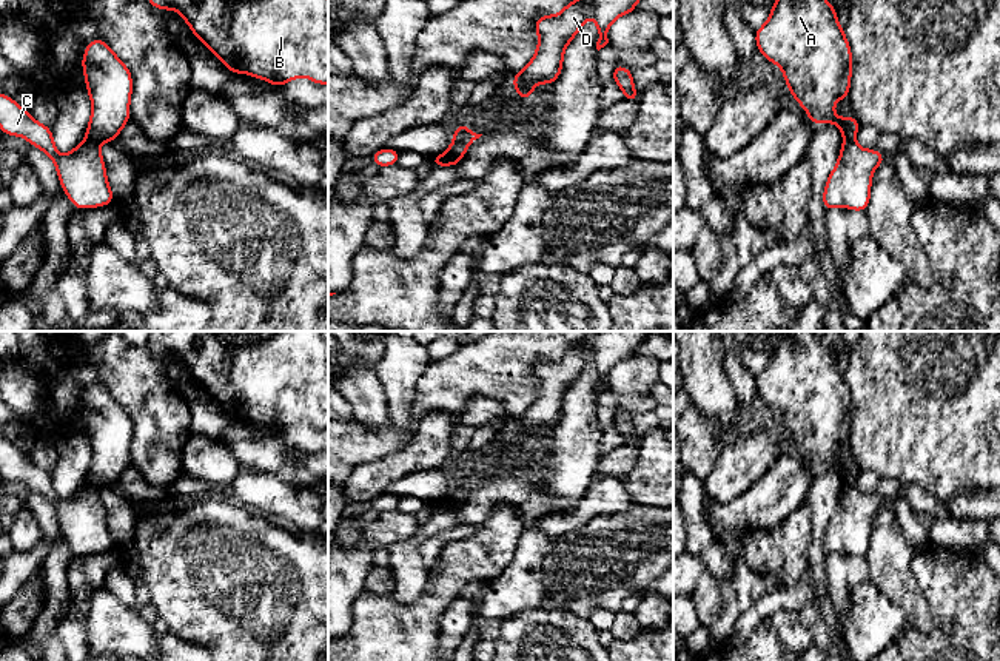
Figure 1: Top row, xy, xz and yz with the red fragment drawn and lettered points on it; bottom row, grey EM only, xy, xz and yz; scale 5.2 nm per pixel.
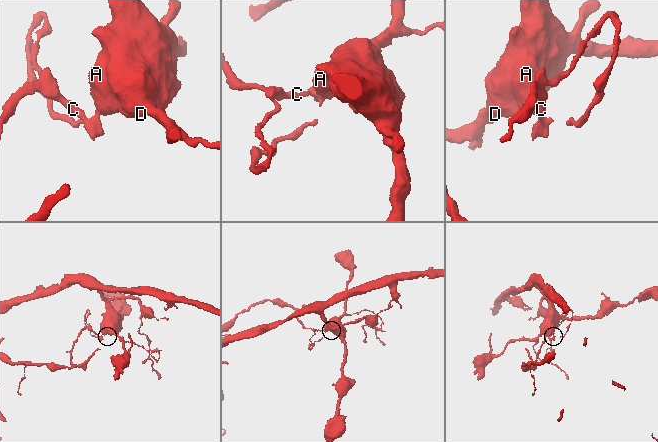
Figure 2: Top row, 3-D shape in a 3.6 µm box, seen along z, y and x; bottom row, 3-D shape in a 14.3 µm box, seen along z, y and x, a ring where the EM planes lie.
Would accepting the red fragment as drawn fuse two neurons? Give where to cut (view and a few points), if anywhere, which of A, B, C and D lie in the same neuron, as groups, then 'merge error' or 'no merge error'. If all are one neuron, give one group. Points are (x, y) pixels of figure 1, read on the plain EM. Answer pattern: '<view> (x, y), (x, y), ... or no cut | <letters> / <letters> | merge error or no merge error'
xy (87, 483), (97, 489) | A B D / C | merge error

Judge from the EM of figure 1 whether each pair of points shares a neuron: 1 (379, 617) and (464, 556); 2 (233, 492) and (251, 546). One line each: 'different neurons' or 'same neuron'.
1: same neuron
2: different neurons

